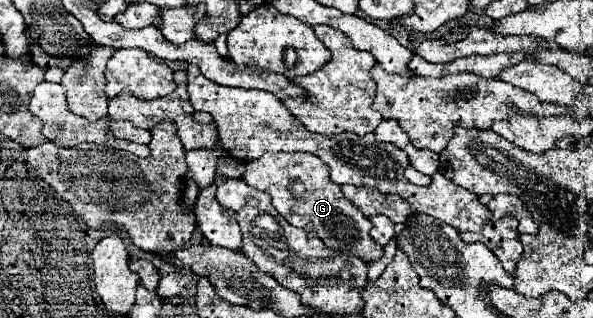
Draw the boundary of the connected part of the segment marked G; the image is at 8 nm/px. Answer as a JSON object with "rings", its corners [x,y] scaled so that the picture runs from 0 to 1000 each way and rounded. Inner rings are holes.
{"rings":[[[469,478],[469,484],[445,484],[435,503],[422,503],[415,516],[411,566],[459,616],[459,648],[479,679],[492,711],[513,717],[519,730],[533,730],[550,774],[560,774],[570,792],[597,799],[614,824],[631,824],[644,811],[644,780],[634,774],[624,748],[624,692],[577,616],[570,579],[556,566],[556,535],[550,528],[540,497],[516,478]],[[492,572],[509,572],[516,604],[509,623],[492,610]]]}

